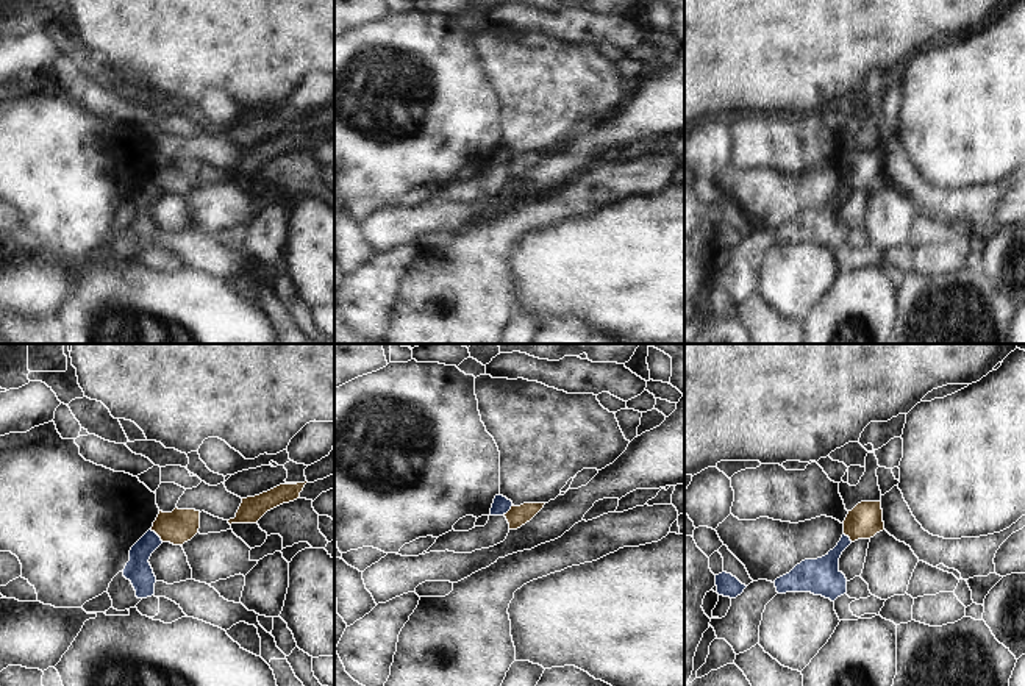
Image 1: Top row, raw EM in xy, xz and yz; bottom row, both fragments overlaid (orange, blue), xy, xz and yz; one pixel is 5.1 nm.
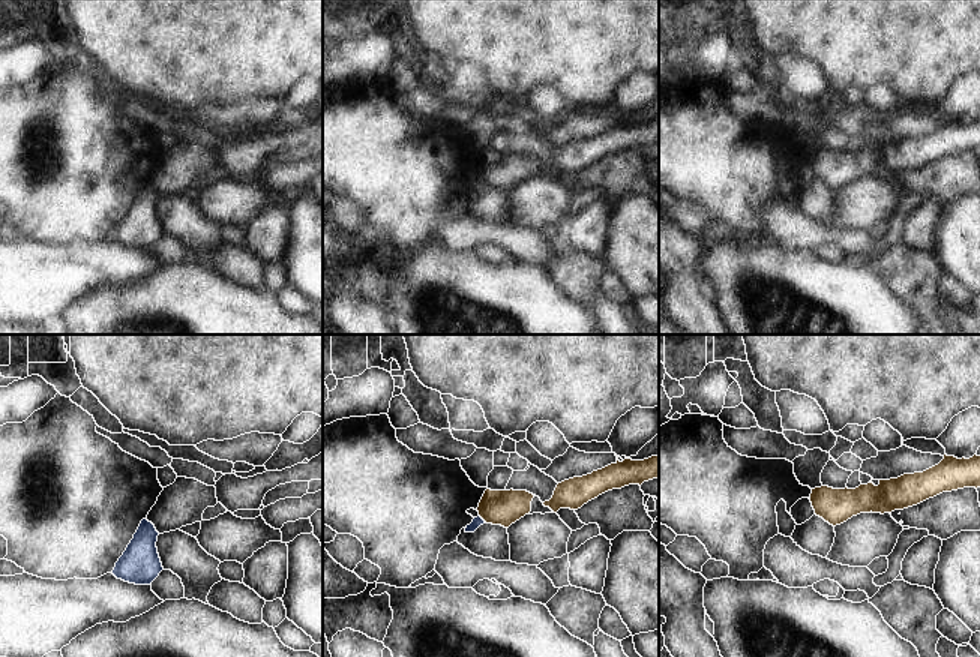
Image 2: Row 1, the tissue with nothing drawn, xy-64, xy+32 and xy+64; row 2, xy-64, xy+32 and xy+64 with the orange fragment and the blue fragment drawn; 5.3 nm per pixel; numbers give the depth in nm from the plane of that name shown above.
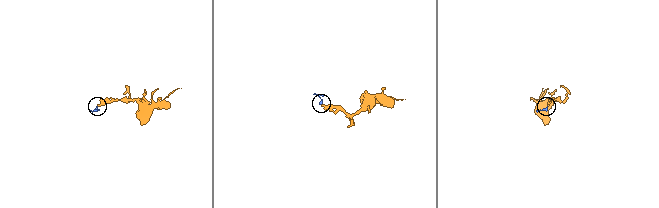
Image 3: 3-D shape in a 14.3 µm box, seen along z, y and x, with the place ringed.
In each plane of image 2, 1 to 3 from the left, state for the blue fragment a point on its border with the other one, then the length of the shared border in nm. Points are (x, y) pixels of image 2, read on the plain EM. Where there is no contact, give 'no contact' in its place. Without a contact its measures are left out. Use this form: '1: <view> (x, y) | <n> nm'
1: no contact
2: xy+32 (483, 183) | 60 nm
3: no contact

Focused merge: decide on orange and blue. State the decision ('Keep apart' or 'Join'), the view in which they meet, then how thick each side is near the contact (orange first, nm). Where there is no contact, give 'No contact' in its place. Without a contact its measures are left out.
Keep apart. Touches orange in xy. Thickness 170 nm (orange) against 140 nm.

